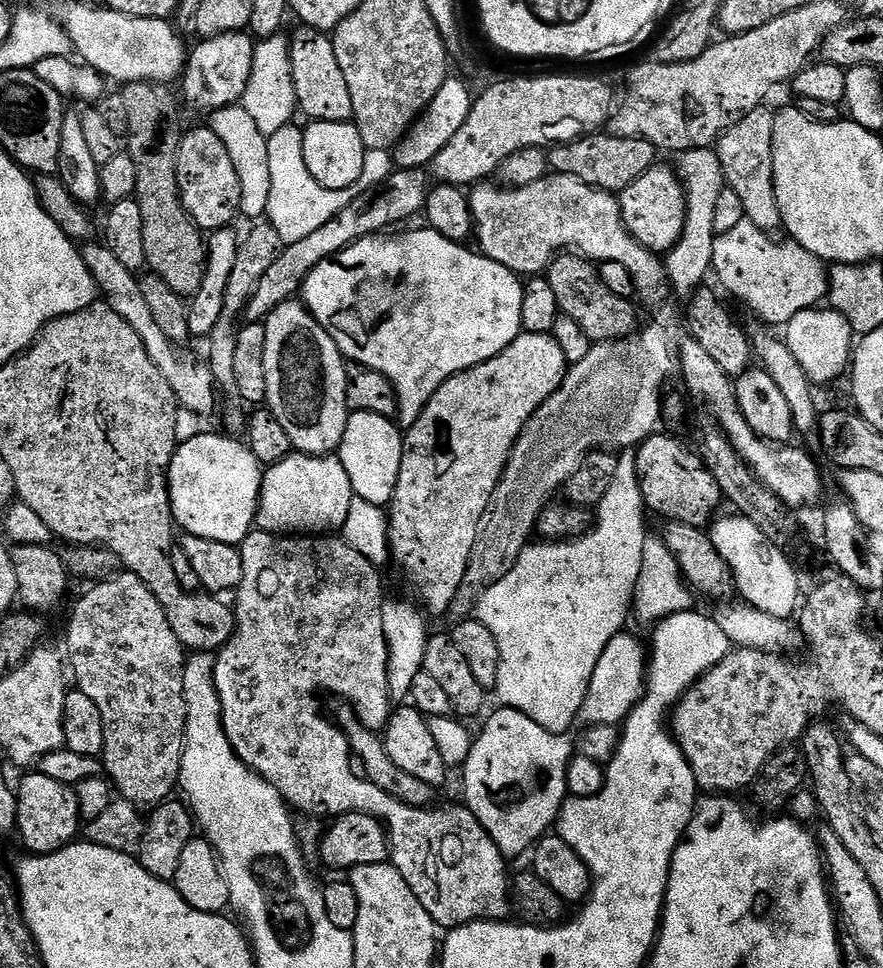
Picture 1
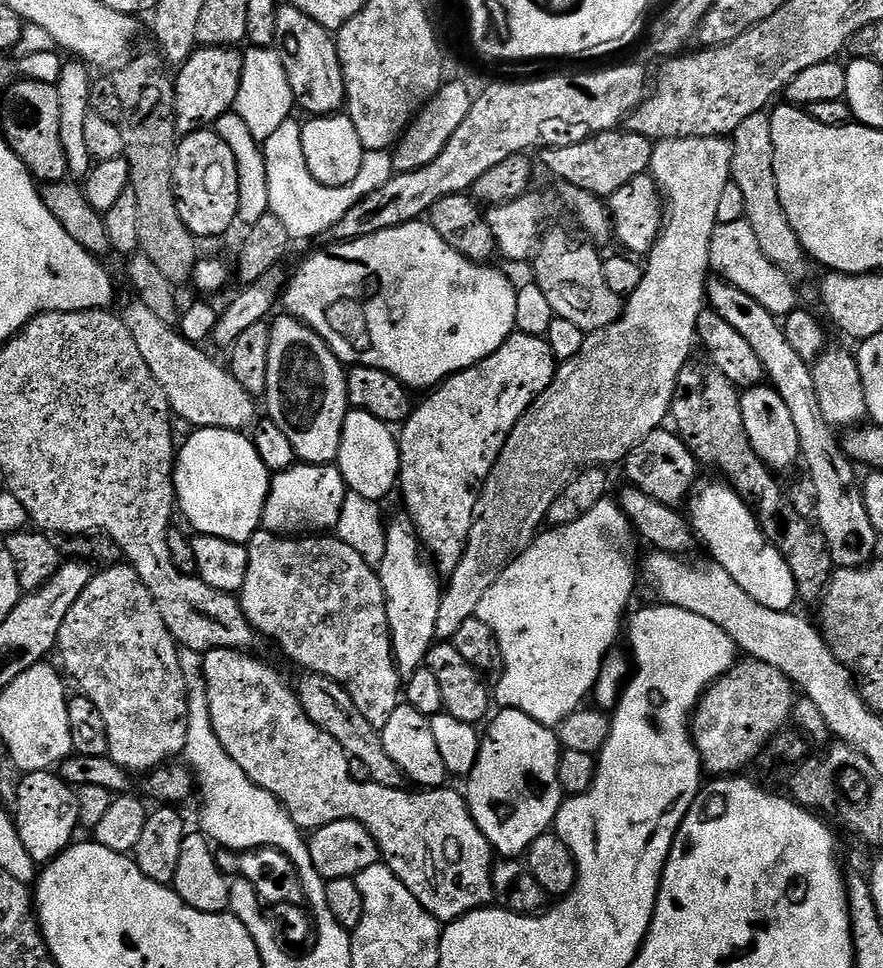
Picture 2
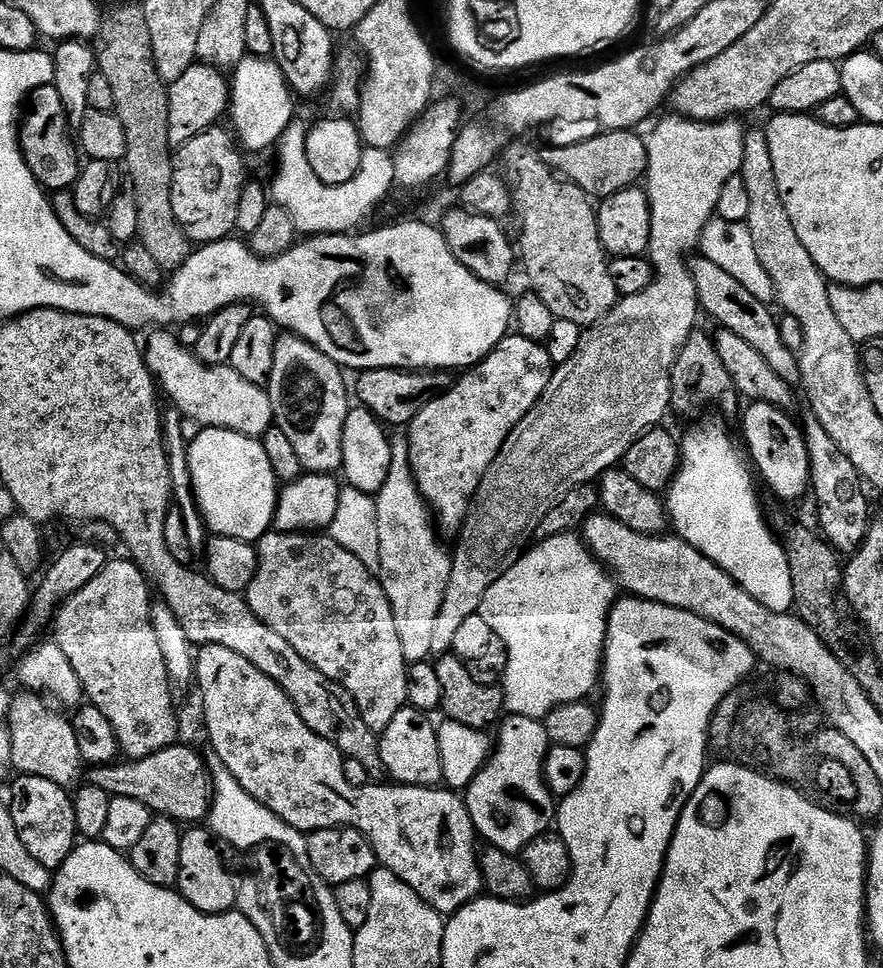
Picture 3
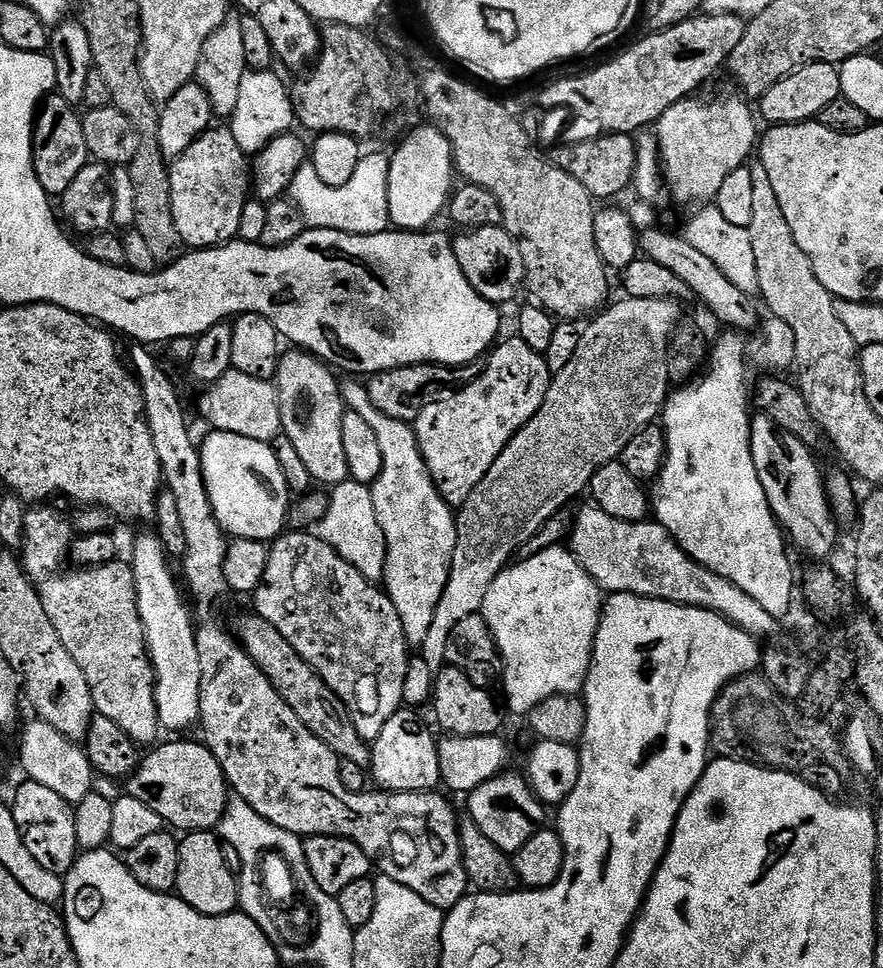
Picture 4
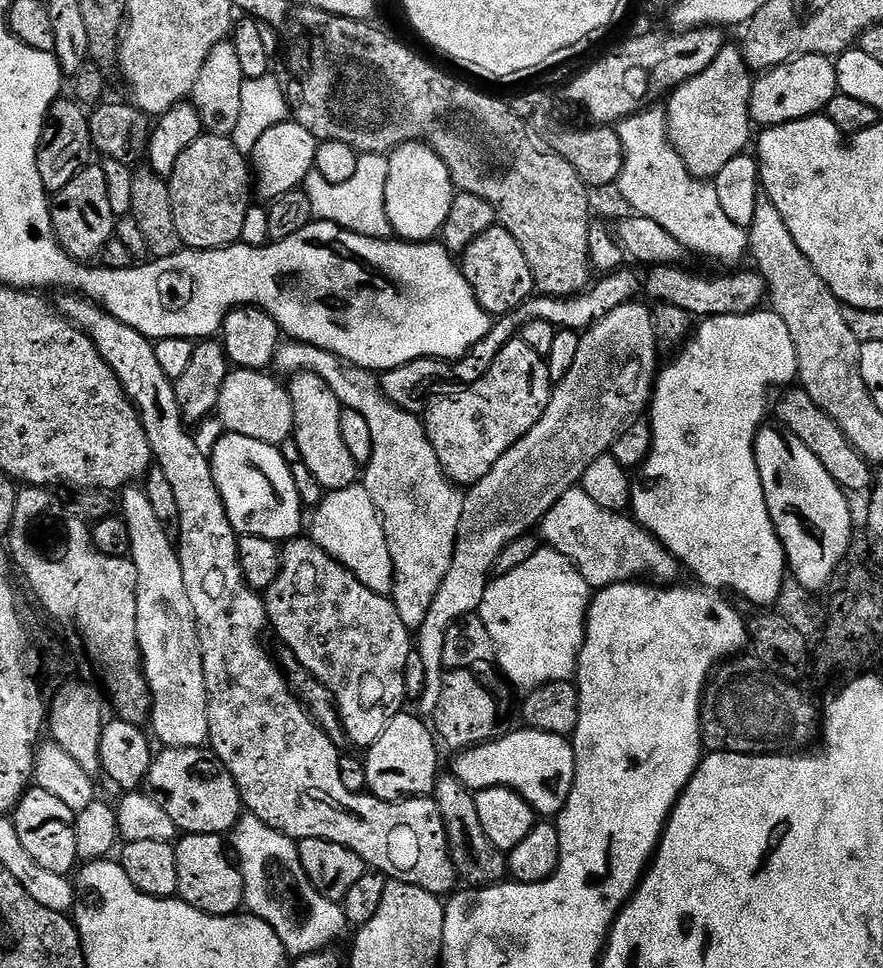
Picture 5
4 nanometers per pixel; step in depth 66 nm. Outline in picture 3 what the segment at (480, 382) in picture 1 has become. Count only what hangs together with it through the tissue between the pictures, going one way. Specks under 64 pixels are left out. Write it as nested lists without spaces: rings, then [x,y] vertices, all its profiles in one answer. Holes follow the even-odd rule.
[[[509,334],[485,360],[467,369],[464,376],[455,381],[447,392],[443,392],[430,406],[426,406],[407,425],[408,457],[418,490],[424,496],[441,533],[459,533],[468,519],[468,511],[476,498],[476,491],[494,458],[502,450],[506,438],[522,422],[524,415],[538,402],[546,390],[554,371],[547,347],[539,340],[531,340],[519,334]]]

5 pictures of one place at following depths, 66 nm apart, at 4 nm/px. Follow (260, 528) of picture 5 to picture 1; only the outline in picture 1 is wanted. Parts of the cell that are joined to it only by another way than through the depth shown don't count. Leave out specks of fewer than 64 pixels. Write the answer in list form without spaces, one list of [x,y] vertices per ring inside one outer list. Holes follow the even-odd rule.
[[[204,430],[201,431],[200,435],[195,436],[194,438],[190,438],[189,440],[183,441],[183,443],[181,443],[179,447],[177,447],[176,453],[174,453],[174,455],[172,456],[172,461],[170,462],[170,466],[168,467],[168,493],[170,494],[170,502],[172,503],[172,518],[173,521],[175,521],[177,525],[179,525],[179,527],[180,524],[182,527],[184,527],[183,531],[187,533],[187,535],[189,536],[197,536],[198,538],[210,538],[214,542],[226,542],[227,544],[234,544],[238,546],[241,544],[241,542],[243,542],[244,539],[247,538],[248,533],[253,531],[256,522],[256,512],[260,509],[260,482],[262,479],[262,465],[260,465],[256,461],[256,459],[254,458],[254,454],[250,451],[250,449],[248,449],[247,443],[240,441],[239,444],[239,442],[236,441],[239,439],[233,438],[231,435],[228,434],[219,434],[219,435],[220,436],[215,436],[214,433],[208,432],[208,430]]]

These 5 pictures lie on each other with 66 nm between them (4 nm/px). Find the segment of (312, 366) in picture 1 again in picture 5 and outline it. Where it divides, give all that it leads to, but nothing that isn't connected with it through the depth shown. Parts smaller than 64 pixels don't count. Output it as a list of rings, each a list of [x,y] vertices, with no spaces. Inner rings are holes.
[[[298,372],[291,380],[292,384],[289,383],[287,389],[294,412],[294,439],[310,474],[321,489],[328,492],[353,487],[358,480],[358,463],[350,456],[342,440],[342,429],[339,425],[342,409],[340,399],[328,389],[320,376]]]

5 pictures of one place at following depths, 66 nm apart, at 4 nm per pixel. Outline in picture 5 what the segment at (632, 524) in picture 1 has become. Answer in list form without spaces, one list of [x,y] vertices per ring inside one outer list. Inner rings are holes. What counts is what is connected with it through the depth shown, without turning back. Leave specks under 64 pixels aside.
[[[538,550],[534,558],[522,562],[522,566],[514,566],[514,570],[501,572],[489,583],[488,589],[484,592],[484,597],[480,603],[478,614],[490,630],[490,638],[494,638],[494,650],[496,651],[496,663],[499,671],[504,671],[504,676],[516,688],[531,690],[541,688],[543,684],[553,684],[559,680],[571,681],[576,675],[576,662],[580,659],[580,647],[584,644],[584,625],[588,619],[588,606],[590,603],[590,589],[588,583],[582,578],[582,574],[576,568],[572,561],[566,559],[562,554],[551,550]]]

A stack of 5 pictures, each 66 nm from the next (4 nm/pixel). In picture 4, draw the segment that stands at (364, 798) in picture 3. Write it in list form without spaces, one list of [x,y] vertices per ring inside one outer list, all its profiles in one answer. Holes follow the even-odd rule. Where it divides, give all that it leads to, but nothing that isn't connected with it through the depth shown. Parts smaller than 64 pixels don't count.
[[[216,620],[199,621],[196,629],[196,645],[198,646],[198,658],[202,662],[203,676],[202,686],[200,687],[200,718],[199,727],[204,727],[203,743],[214,754],[214,758],[218,758],[218,762],[222,766],[224,775],[228,777],[231,791],[235,793],[239,799],[245,800],[250,806],[254,806],[254,810],[258,810],[258,814],[262,814],[262,818],[266,818],[272,824],[285,828],[286,831],[294,833],[301,838],[309,836],[341,836],[350,842],[354,842],[358,846],[362,846],[362,850],[372,859],[373,865],[383,875],[394,878],[394,882],[402,882],[402,886],[410,886],[410,890],[414,890],[414,894],[422,894],[422,898],[426,898],[426,902],[430,902],[436,908],[447,910],[453,908],[459,900],[463,900],[469,895],[470,885],[468,875],[464,869],[464,859],[462,858],[462,850],[460,849],[460,825],[458,823],[458,815],[452,809],[452,804],[447,800],[447,795],[439,796],[439,791],[430,792],[385,792],[383,790],[365,790],[363,792],[351,792],[346,790],[346,786],[342,786],[342,778],[338,778],[338,770],[340,769],[341,759],[330,750],[330,746],[326,746],[326,742],[322,742],[322,738],[318,738],[314,734],[310,734],[310,730],[306,730],[306,726],[302,726],[302,722],[298,722],[298,714],[294,714],[294,710],[290,710],[290,706],[286,706],[286,702],[282,702],[282,698],[278,694],[278,690],[274,690],[274,686],[270,682],[270,678],[266,678],[266,674],[262,674],[262,670],[250,658],[250,654],[246,654],[243,644],[236,639],[231,631],[224,632],[224,628]]]

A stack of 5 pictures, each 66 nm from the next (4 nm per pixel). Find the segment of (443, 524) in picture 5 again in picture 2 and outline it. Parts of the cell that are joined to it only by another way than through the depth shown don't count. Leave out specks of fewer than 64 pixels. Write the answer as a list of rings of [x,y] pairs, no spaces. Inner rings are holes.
[[[401,518],[387,525],[386,554],[380,563],[378,575],[382,582],[382,595],[388,599],[386,614],[392,631],[396,668],[401,677],[407,678],[425,667],[428,651],[437,643],[438,606],[442,595],[441,577],[433,561],[426,555],[411,520]]]

